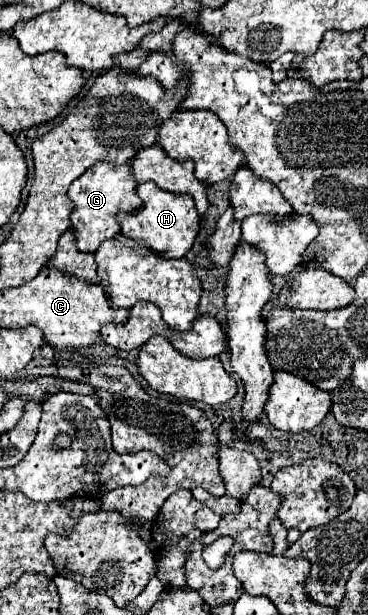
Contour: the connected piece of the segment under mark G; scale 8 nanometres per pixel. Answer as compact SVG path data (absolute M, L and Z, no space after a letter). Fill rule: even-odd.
M95 163L89 167L79 179L71 183L69 197L75 203L75 209L71 213L73 231L77 235L77 247L83 253L95 253L95 249L105 241L121 233L121 227L117 223L117 213L133 213L143 203L137 195L137 183L133 179L131 165L113 165L113 163Z

